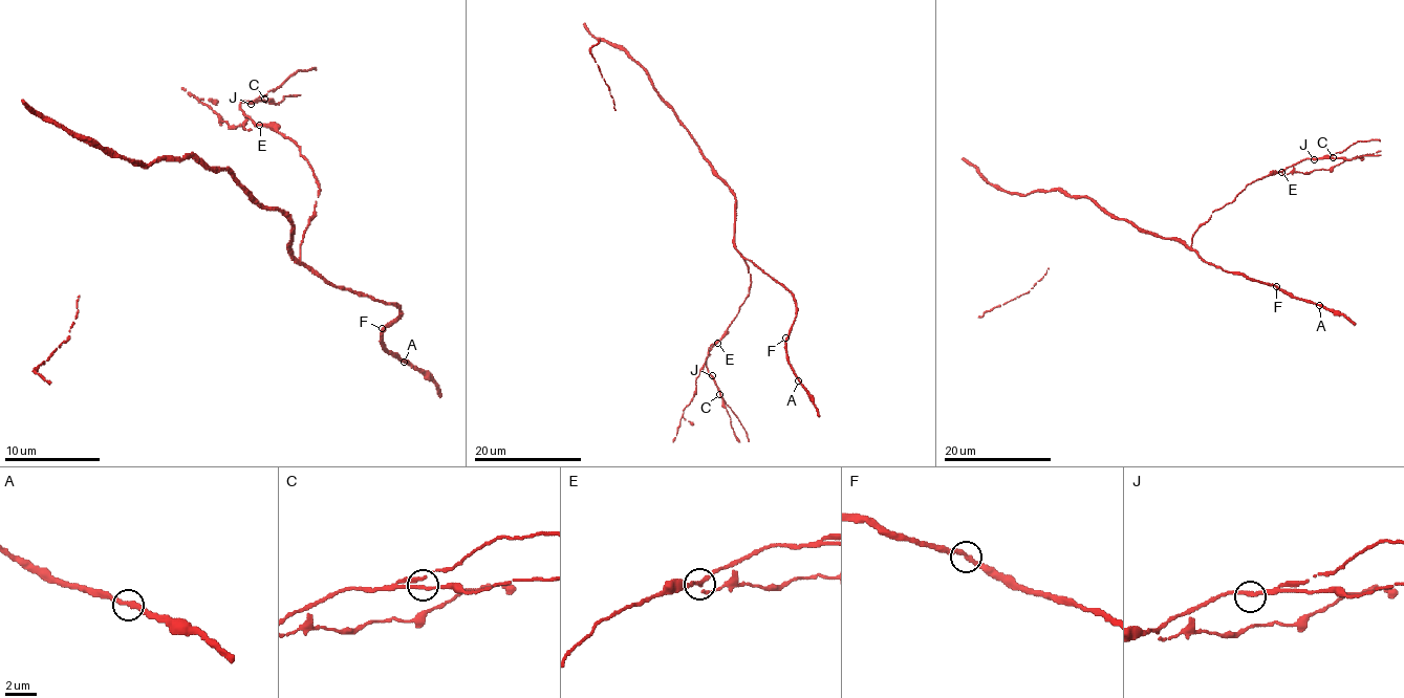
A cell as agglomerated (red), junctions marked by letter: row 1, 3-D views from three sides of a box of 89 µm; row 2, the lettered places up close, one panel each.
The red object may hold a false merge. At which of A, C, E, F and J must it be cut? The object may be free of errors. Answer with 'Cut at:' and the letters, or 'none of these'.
Cut at: E

